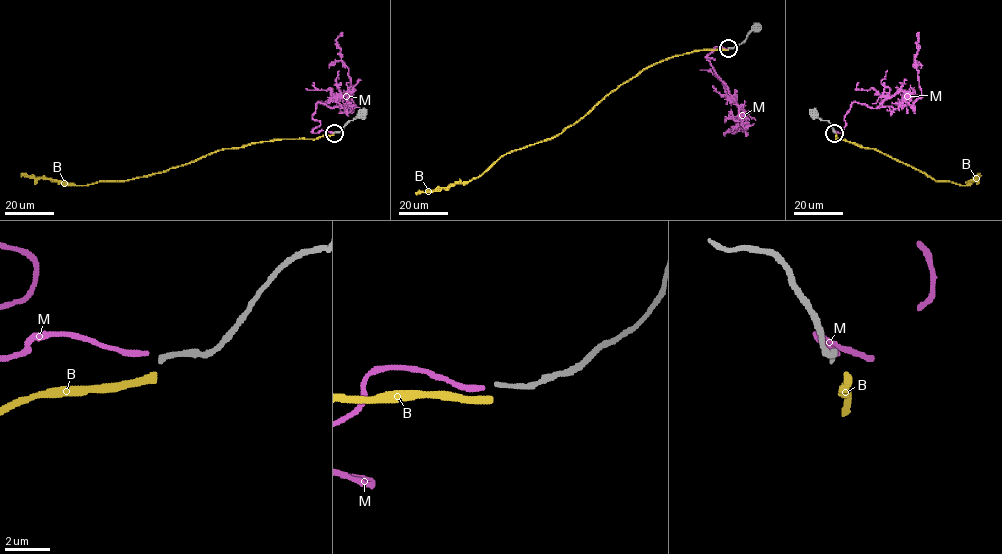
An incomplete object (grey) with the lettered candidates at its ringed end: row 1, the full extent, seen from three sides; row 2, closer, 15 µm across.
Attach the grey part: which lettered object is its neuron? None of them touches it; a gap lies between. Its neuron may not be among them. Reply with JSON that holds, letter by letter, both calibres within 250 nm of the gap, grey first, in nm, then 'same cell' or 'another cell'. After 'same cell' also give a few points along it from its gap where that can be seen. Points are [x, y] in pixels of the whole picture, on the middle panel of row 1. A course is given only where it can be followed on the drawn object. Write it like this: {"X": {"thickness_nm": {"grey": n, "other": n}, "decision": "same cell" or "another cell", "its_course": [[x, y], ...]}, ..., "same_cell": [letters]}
{"B": {"thickness_nm": {"grey": 220, "other": 360}, "decision": "another cell"}, "M": {"thickness_nm": {"grey": 220, "other": 280}, "decision": "another cell"}, "same_cell": []}

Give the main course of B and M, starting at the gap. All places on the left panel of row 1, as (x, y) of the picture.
B: (333, 134), (225, 148), (127, 181), (63, 185), (49, 178), (20, 177)
M: (333, 132), (312, 131), (320, 124), (312, 116), (318, 101), (355, 104), (336, 41), (342, 32)

